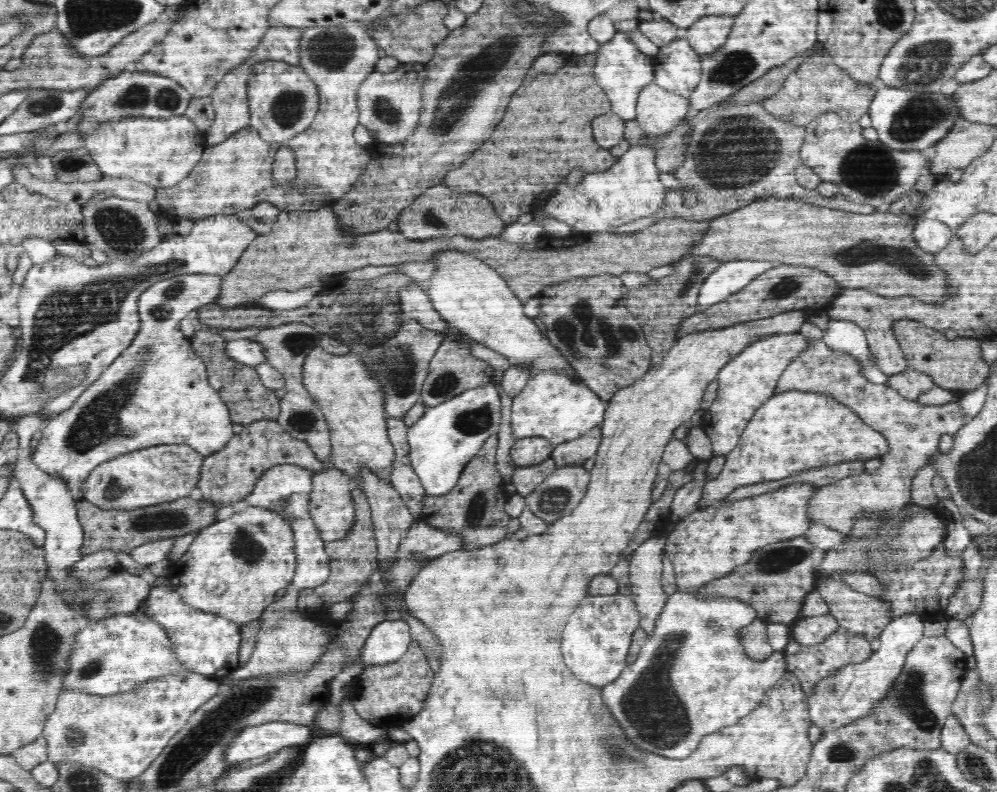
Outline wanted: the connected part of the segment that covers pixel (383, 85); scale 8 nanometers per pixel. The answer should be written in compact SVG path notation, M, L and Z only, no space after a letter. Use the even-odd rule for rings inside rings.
M402 63L392 72L372 71L357 88L359 123L370 132L375 142L400 143L410 136L419 121L423 82L426 74L424 63Z

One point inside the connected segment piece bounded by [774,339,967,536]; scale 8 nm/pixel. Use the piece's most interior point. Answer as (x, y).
(913, 431)

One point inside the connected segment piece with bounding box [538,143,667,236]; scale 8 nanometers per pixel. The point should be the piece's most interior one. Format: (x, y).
(631, 189)

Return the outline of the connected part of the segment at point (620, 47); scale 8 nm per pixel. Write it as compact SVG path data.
M630 31L614 33L614 38L608 42L599 43L600 48L596 52L596 68L594 78L598 86L608 94L612 102L612 112L626 120L636 119L636 102L642 88L648 86L654 80L653 58L642 53L630 39Z

